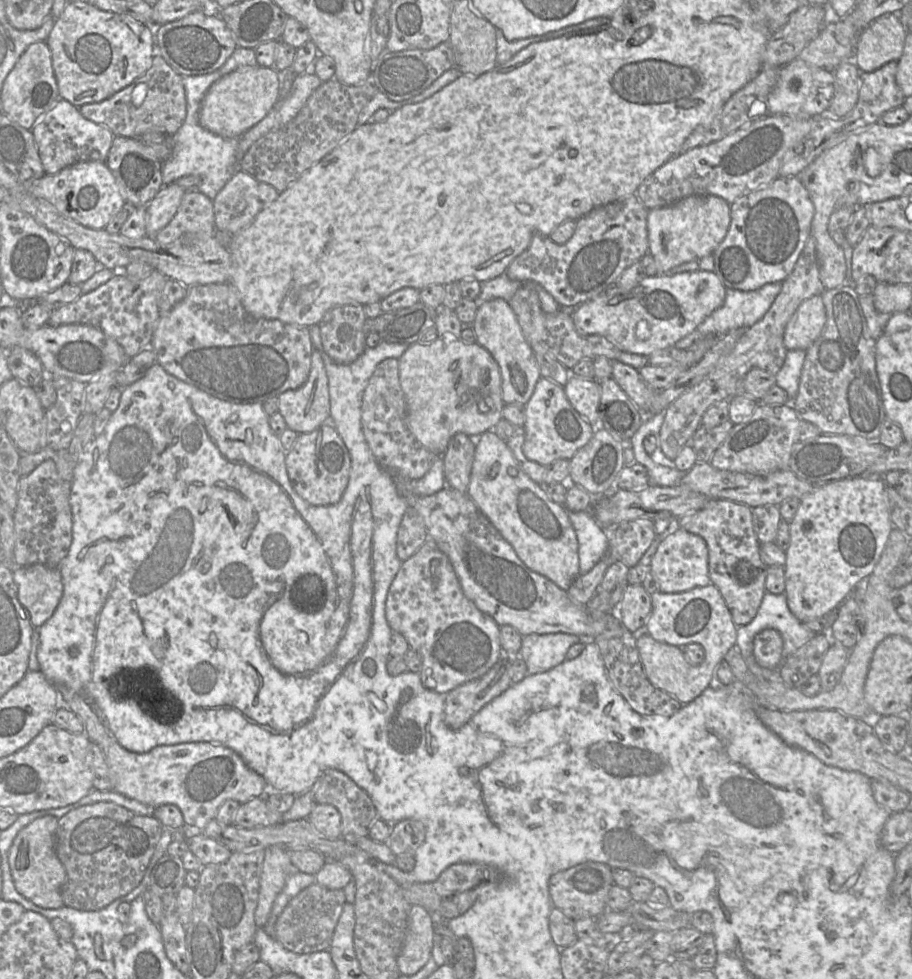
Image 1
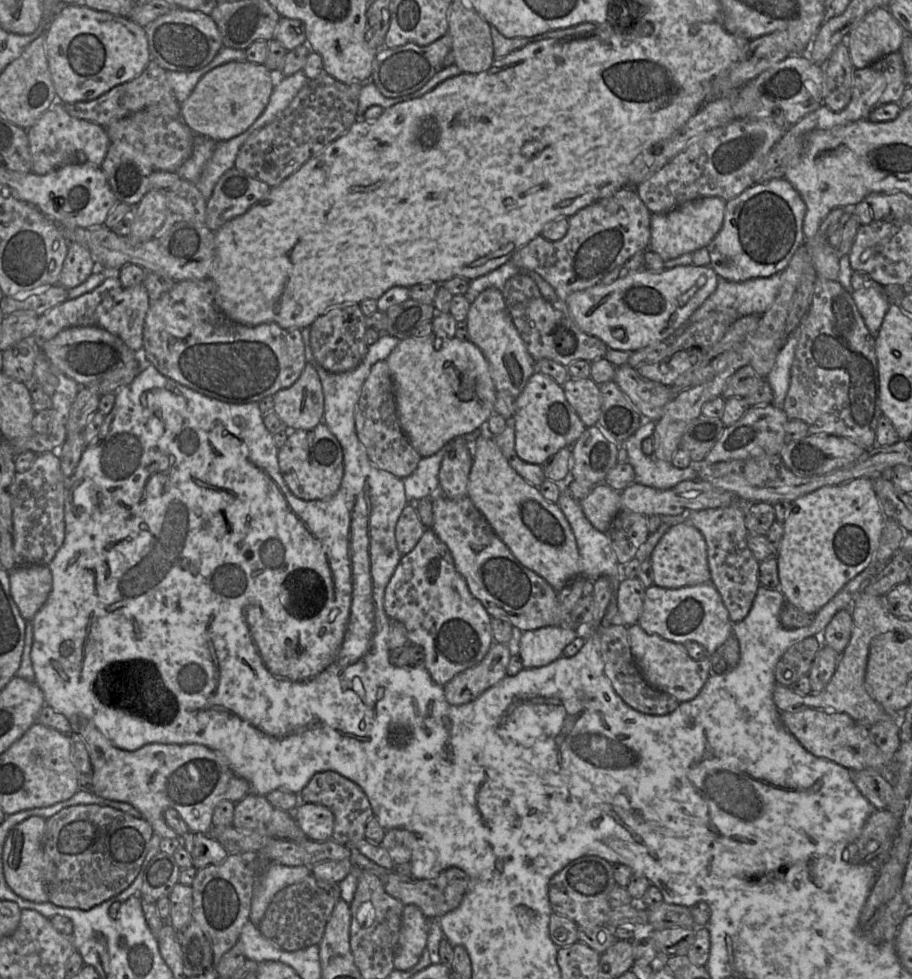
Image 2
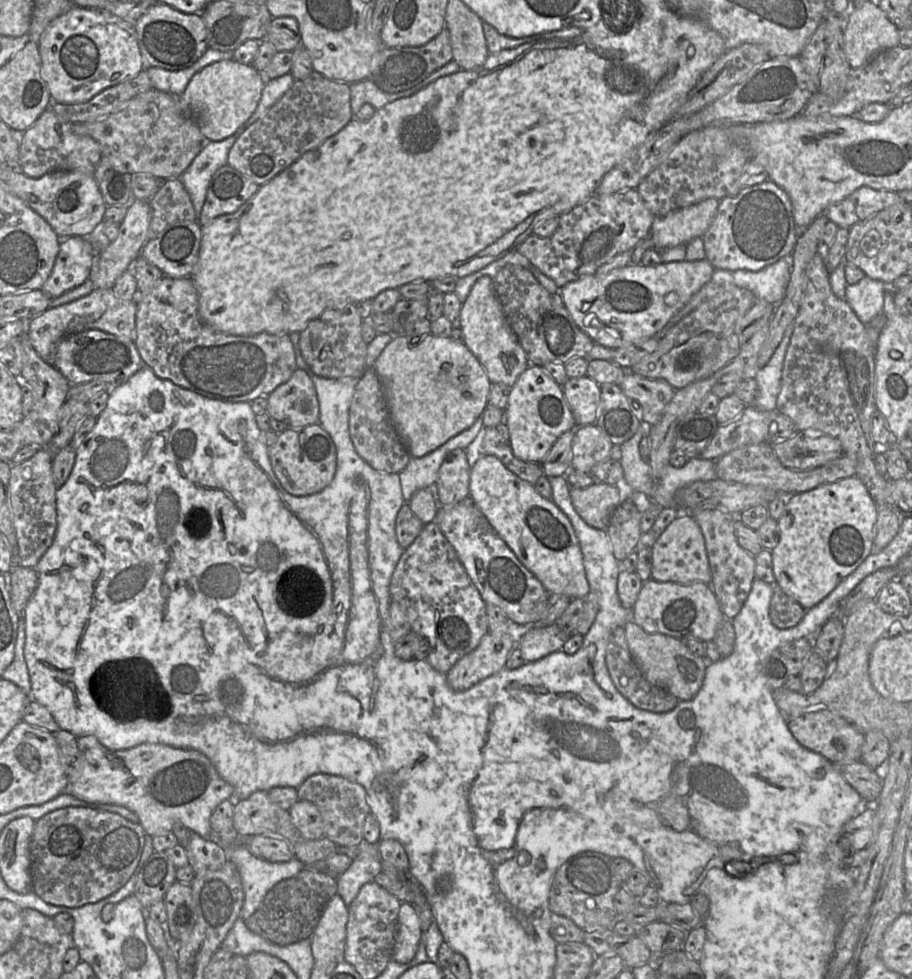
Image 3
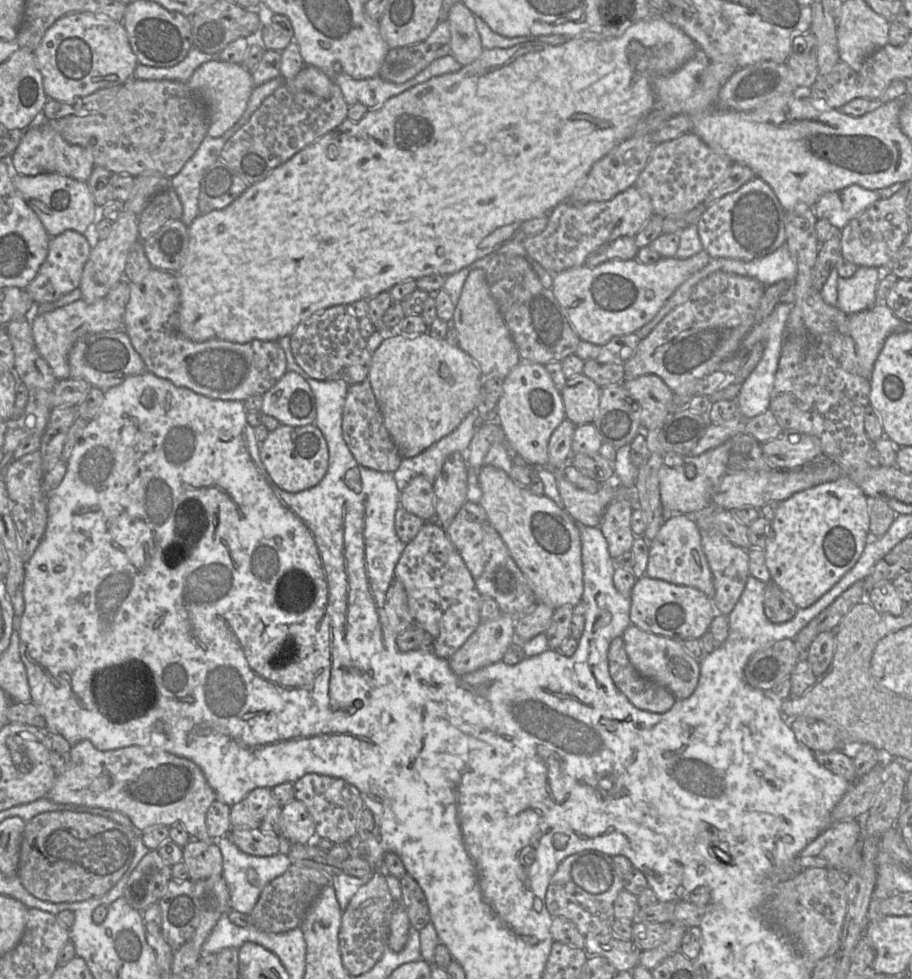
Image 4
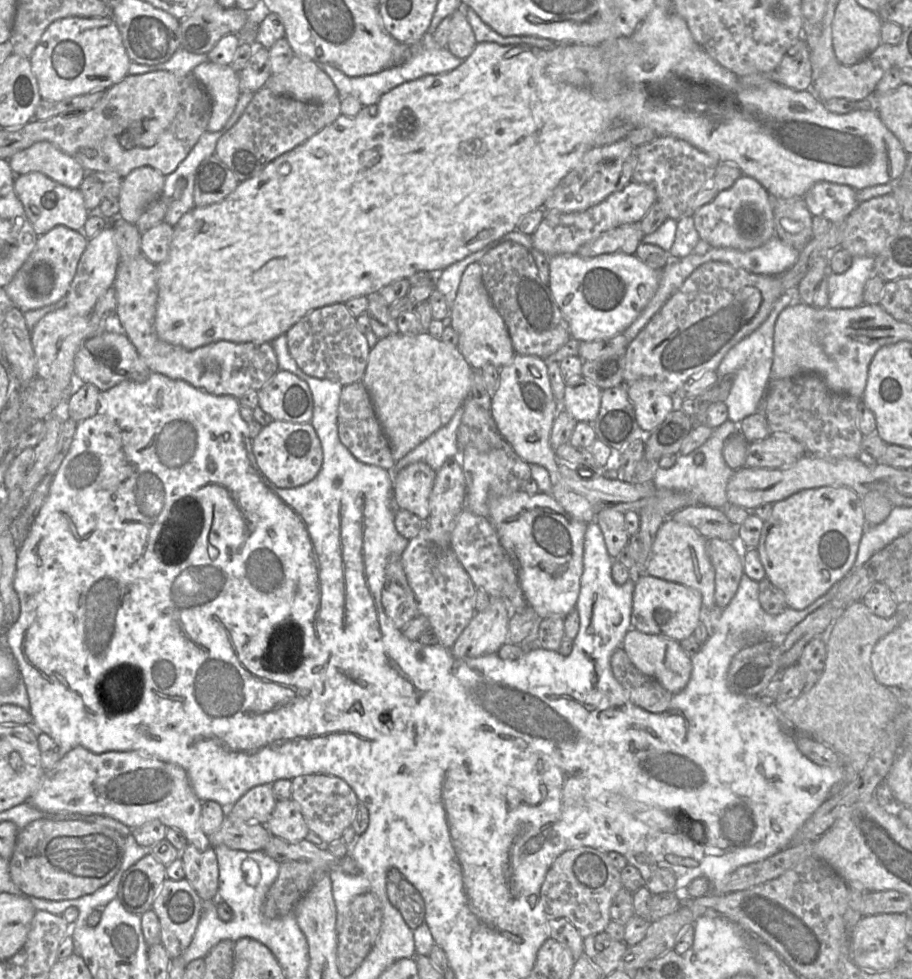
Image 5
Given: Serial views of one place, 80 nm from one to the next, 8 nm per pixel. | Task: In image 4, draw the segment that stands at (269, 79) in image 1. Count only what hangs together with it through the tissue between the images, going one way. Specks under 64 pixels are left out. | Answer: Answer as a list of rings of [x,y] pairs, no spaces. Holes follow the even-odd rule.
[[[212,59],[200,65],[187,81],[191,90],[201,97],[209,110],[207,135],[219,137],[231,128],[244,113],[255,87],[251,72],[242,65]]]

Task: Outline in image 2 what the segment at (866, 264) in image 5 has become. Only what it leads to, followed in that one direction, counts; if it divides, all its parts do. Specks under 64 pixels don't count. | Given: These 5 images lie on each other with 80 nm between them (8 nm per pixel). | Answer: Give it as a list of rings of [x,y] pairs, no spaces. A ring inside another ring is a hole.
[[[875,284],[850,292],[867,328],[877,335],[890,305],[884,286]]]

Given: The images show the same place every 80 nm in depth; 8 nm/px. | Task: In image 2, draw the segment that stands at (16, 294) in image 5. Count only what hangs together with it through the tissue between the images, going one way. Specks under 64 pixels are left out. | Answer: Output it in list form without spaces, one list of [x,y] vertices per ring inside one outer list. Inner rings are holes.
[[[76,242],[68,243],[68,252],[57,285],[66,289],[79,286],[93,273],[94,264],[87,248]]]

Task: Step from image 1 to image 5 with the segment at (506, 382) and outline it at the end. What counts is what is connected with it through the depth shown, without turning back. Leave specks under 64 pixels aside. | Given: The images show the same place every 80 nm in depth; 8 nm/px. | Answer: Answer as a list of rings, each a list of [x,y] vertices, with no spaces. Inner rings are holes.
[[[478,262],[470,264],[465,269],[450,311],[450,317],[451,327],[458,335],[457,348],[474,370],[481,370],[486,364],[500,369],[512,362],[516,353],[511,338],[483,284],[482,270]]]

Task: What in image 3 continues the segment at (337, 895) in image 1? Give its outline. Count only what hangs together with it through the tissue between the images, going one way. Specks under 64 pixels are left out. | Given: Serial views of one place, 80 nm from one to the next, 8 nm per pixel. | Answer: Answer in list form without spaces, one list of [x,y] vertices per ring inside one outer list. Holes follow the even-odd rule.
[[[305,867],[296,875],[278,882],[248,918],[247,928],[279,946],[308,939],[316,928],[329,900],[337,894],[336,877],[328,872]]]

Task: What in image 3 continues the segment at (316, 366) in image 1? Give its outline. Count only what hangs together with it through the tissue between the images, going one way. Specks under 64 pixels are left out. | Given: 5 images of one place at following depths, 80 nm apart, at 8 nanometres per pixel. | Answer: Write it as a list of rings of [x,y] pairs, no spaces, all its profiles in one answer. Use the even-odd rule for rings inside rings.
[[[297,368],[288,381],[279,385],[268,395],[267,413],[282,421],[288,428],[304,428],[319,421],[319,403],[313,381],[308,373]]]

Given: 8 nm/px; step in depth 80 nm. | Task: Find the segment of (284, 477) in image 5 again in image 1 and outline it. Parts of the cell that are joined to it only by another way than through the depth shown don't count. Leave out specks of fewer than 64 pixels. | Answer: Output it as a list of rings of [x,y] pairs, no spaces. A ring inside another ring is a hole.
[[[326,422],[309,433],[298,435],[293,447],[286,453],[288,477],[295,492],[314,506],[338,503],[349,483],[351,458],[342,438],[331,422]]]

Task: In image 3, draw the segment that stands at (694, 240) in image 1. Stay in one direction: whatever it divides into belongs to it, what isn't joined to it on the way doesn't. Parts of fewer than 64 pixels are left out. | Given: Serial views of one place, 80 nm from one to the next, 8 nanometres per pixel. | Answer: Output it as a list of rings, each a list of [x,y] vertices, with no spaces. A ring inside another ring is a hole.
[[[710,198],[699,203],[672,211],[665,216],[654,217],[650,236],[654,249],[686,245],[694,238],[701,238],[712,223],[719,206],[719,200]]]

